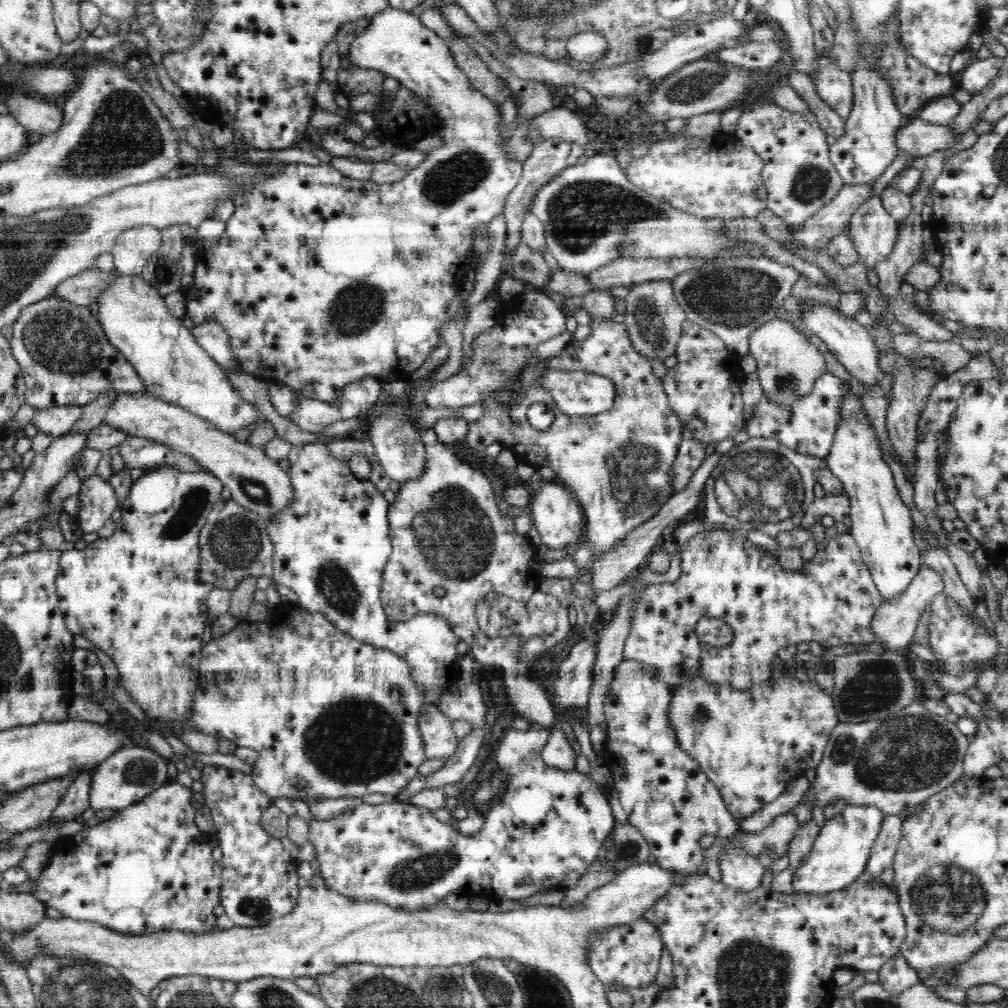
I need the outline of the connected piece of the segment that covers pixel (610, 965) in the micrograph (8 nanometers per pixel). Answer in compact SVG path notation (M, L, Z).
M638 918L630 924L612 926L609 929L604 934L596 936L590 942L592 946L588 950L588 967L595 974L598 982L603 983L605 987L621 984L630 988L652 984L656 980L664 950L656 926L645 918Z

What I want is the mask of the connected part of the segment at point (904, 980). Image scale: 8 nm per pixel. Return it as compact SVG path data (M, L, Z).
M900 954L896 955L879 970L879 983L884 990L894 994L904 992L906 988L920 983L916 969L908 964Z

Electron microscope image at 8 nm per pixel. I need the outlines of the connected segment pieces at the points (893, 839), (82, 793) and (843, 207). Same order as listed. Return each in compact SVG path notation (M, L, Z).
M889 814L883 818L882 826L871 848L866 871L876 879L880 874L893 867L896 849L901 839L902 819L898 814Z
M84 771L78 774L48 821L74 820L76 816L88 810L90 784L92 784L92 772Z
M874 183L846 185L802 225L792 236L792 245L823 249L828 241L849 229L851 216L858 207L874 197Z

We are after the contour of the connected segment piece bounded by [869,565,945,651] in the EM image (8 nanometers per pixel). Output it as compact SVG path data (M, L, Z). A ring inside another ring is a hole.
M922 565L918 574L912 578L908 588L900 596L886 600L878 607L869 628L876 640L885 642L887 648L891 648L892 651L906 651L914 638L918 619L924 613L925 606L930 604L937 594L943 593L944 585L944 579L939 572Z

